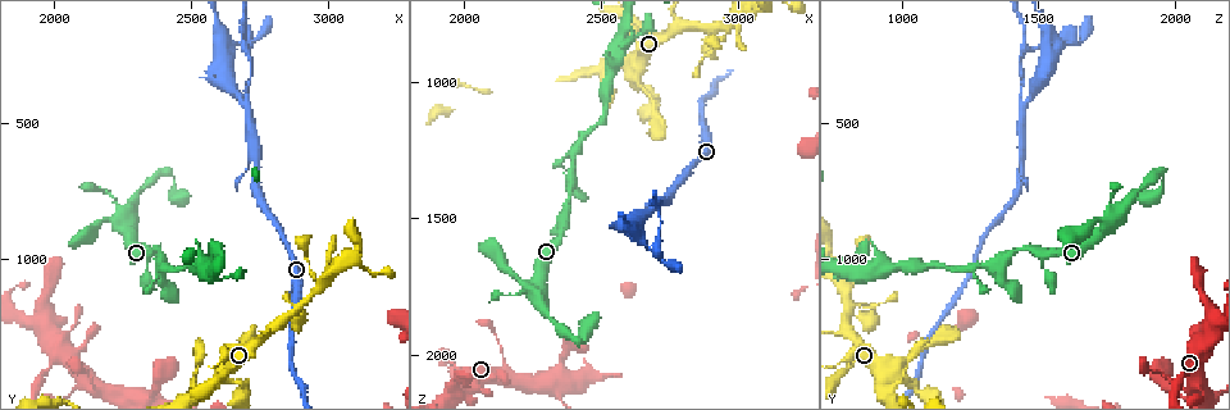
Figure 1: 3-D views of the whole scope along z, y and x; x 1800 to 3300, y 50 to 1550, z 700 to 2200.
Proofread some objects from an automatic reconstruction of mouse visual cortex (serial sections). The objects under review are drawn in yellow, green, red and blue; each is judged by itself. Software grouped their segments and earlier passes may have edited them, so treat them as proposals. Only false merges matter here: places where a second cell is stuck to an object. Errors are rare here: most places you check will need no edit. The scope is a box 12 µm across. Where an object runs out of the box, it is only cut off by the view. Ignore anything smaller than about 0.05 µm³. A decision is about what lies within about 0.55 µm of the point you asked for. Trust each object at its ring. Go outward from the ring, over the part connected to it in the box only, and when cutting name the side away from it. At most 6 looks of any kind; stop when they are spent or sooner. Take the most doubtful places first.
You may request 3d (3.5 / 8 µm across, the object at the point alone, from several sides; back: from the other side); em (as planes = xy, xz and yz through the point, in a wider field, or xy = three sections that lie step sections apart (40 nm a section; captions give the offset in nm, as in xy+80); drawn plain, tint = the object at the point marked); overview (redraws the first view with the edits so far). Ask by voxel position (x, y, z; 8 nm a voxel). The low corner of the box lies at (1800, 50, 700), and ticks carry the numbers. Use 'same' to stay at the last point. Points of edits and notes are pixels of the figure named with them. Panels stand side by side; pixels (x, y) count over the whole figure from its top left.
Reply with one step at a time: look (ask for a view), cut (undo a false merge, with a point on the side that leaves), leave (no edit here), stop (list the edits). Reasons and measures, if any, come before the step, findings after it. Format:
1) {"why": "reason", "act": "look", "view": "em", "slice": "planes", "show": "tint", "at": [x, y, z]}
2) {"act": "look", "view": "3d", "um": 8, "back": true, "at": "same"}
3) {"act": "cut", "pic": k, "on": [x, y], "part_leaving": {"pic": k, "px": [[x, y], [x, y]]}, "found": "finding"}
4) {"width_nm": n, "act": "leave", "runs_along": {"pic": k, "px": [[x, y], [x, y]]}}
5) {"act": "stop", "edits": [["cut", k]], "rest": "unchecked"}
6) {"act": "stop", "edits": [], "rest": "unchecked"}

{"why": "abrupt turn", "act": "look", "view": "3d", "um": 3.5, "at": [2340, 1020, 1510]}

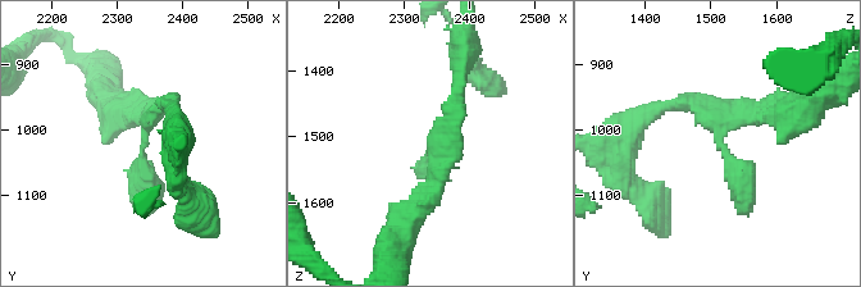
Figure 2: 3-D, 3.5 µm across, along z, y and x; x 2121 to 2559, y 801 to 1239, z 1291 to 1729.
{"why": "shape alone is not enough", "act": "look", "view": "em", "slice": "planes", "show": "tint", "at": [2340, 1015, 1510]}

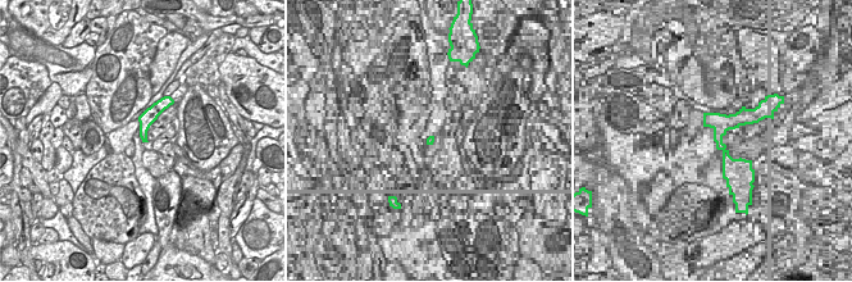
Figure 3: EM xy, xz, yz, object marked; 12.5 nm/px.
{"act": "leave", "runs_along": {"pic": 3, "px": [[163, 104], [145, 121], [144, 136]]}, "found": "one cell here"}

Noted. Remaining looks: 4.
{"why": "thin neck", "act": "look", "view": "3d", "um": 3.5, "back": true, "at": [2710, 200, 1610]}

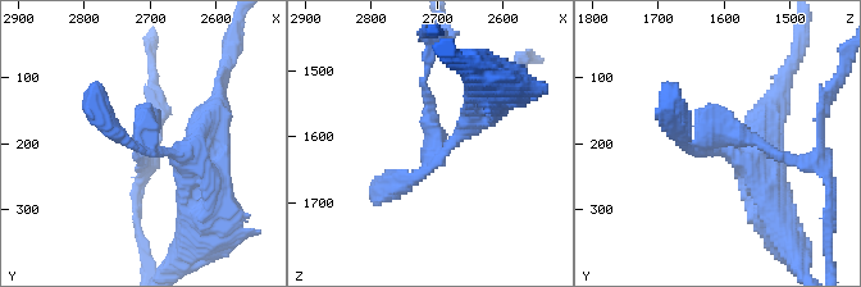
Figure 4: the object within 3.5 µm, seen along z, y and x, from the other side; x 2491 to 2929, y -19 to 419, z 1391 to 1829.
{"why": "need the tissue", "act": "look", "view": "em", "slice": "xy", "step": 3, "show": "tint", "at": [2700, 200, 1620]}

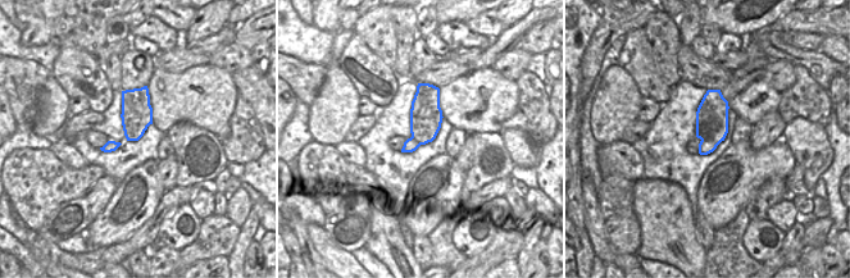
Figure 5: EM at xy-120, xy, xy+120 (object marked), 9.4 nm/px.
{"width_nm": 320, "act": "cut", "pic": 4, "on": [142, 242], "border": {"pic": 5, "px": [[701, 138], [710, 140], [717, 145]]}, "found": "two cells meet here"}

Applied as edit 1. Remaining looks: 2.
{"act": "stop", "edits": [["cut", 4]], "rest": "unchecked"}

